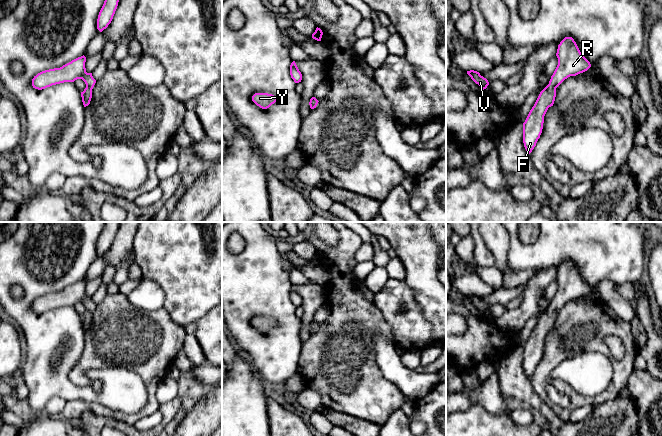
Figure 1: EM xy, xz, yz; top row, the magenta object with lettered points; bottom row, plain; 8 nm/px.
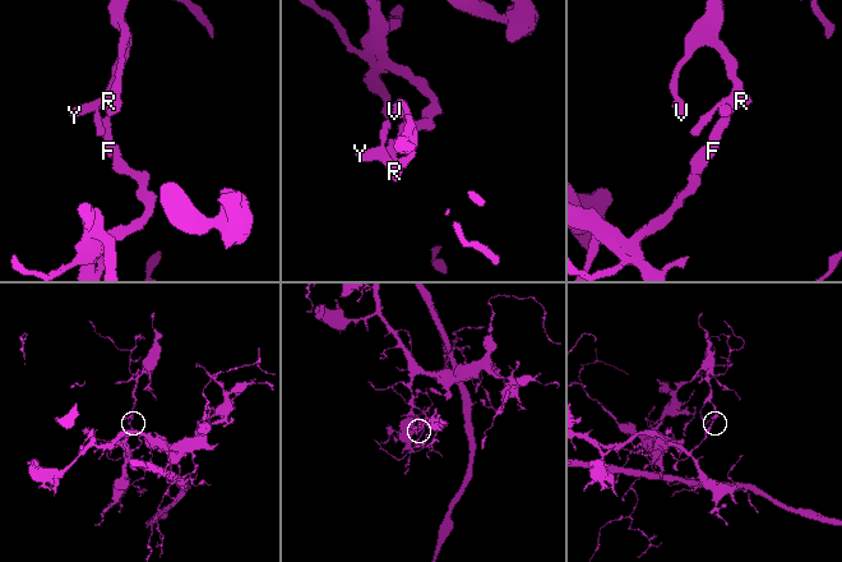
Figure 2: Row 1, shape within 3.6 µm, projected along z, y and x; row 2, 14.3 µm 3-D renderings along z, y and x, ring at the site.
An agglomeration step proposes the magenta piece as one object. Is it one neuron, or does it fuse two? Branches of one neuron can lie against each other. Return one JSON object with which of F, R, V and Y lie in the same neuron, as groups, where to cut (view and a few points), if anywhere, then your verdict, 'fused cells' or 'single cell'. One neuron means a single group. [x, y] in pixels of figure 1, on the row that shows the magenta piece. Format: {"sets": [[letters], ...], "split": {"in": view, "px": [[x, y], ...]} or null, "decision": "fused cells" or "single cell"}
{"sets": [["F", "R", "V", "Y"]], "split": null, "decision": "single cell"}

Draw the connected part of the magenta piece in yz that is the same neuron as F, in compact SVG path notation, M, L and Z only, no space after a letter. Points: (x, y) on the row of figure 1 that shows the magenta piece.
M565 37L560 42L556 56L558 65L549 84L540 92L523 123L523 143L529 154L540 138L546 112L554 104L556 88L568 77L583 73L591 67L590 62L581 54L572 37Z

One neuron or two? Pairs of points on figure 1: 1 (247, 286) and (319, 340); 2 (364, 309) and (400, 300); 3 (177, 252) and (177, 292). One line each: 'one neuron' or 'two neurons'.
1: two neurons
2: two neurons
3: one neuron

